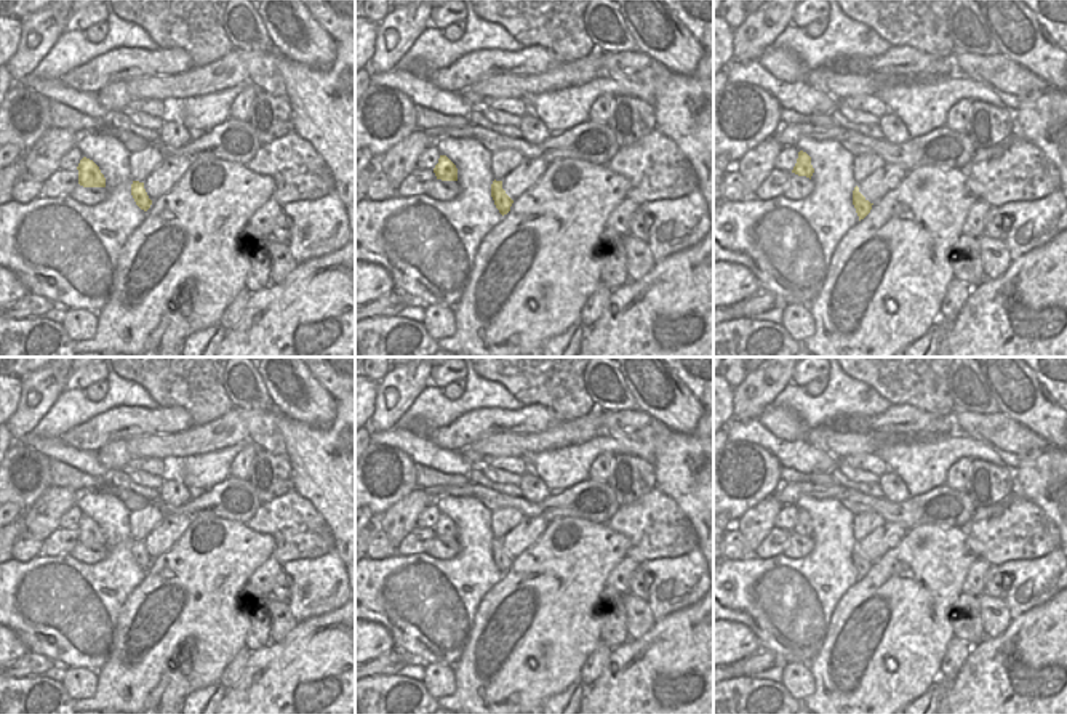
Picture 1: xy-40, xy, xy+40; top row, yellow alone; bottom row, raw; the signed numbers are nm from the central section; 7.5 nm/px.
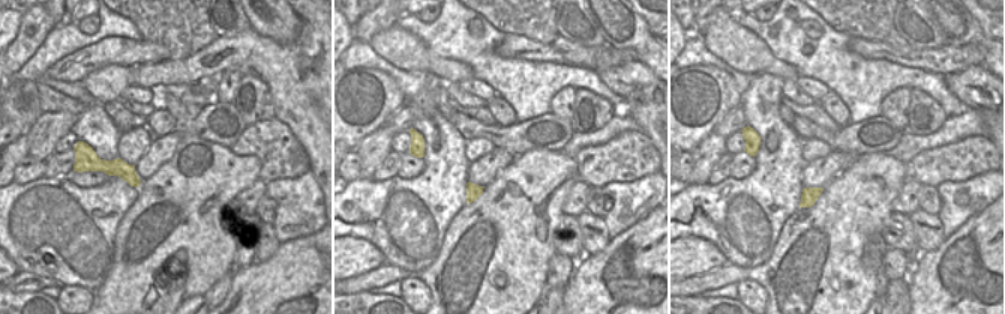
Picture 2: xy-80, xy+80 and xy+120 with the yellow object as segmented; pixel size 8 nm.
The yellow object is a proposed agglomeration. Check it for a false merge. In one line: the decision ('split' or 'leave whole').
leave whole

